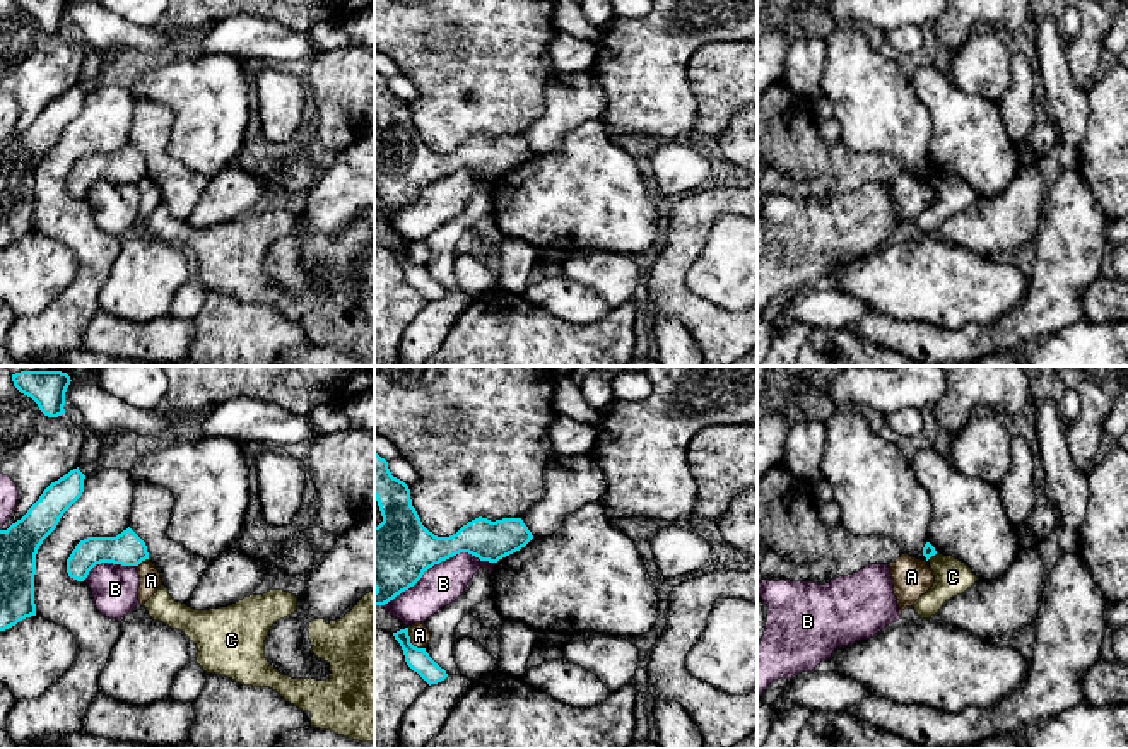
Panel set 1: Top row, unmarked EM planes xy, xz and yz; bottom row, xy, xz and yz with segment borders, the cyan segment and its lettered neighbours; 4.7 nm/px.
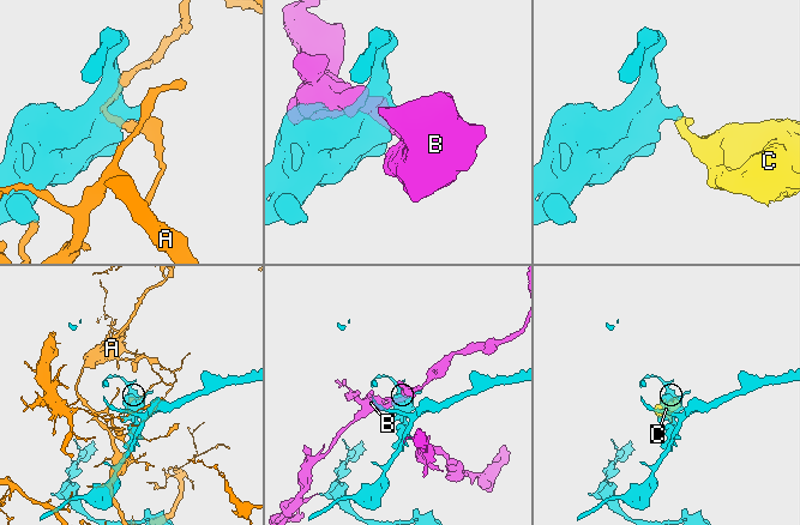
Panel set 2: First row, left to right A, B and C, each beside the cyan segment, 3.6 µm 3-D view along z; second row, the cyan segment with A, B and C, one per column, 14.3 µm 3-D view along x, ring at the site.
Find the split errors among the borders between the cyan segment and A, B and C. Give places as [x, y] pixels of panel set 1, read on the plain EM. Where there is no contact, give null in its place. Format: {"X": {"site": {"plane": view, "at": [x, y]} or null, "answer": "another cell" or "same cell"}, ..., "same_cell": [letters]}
{"A": {"site": {"plane": "xz", "at": [409, 259]}, "answer": "another cell"}, "B": {"site": {"plane": "xz", "at": [438, 180]}, "answer": "another cell"}, "C": {"site": {"plane": "yz", "at": [932, 171]}, "answer": "another cell"}, "same_cell": []}

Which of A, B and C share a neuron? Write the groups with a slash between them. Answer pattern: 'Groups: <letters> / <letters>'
Groups: A / B / C

